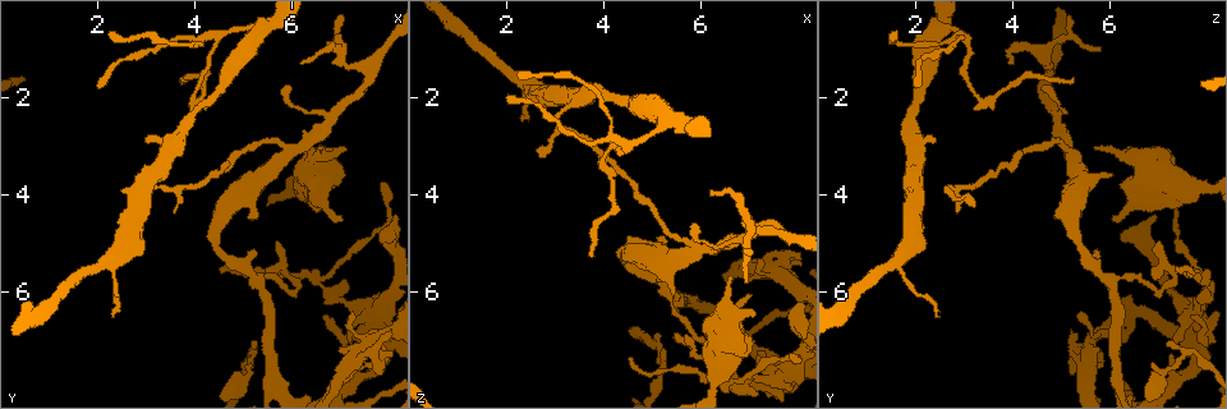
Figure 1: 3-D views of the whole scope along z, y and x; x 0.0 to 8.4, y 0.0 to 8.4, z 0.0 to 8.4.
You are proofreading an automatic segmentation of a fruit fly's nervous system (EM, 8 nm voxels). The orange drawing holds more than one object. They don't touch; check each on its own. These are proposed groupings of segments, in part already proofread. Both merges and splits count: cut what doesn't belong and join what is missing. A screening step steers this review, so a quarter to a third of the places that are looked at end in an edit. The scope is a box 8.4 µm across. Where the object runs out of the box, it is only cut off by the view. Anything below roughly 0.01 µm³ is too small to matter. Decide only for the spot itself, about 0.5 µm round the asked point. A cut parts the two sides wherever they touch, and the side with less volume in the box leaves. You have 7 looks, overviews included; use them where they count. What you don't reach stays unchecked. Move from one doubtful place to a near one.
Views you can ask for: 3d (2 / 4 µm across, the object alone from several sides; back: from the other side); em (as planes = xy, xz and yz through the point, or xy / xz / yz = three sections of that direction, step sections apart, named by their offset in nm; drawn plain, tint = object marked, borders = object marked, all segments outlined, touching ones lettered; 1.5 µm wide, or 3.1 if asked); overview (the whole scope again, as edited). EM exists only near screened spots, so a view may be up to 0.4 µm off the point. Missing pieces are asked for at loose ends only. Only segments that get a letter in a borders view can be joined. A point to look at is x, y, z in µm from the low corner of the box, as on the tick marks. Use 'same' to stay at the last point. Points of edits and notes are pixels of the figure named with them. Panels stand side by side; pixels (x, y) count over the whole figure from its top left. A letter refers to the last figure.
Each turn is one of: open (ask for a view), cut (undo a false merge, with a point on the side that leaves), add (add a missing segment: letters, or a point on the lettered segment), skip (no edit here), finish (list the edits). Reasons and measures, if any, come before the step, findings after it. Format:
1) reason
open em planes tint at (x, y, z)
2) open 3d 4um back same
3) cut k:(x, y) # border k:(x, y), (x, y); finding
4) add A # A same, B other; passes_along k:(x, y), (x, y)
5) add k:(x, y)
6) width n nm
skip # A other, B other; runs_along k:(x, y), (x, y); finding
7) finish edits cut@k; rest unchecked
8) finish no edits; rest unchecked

a fork
open em xy step 8 borders at (5.25, 5.80, 6.00)

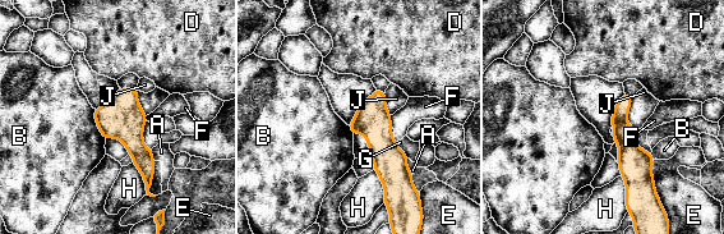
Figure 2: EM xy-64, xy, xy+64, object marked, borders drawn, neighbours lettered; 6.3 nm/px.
cut it another way
open em planes borders same

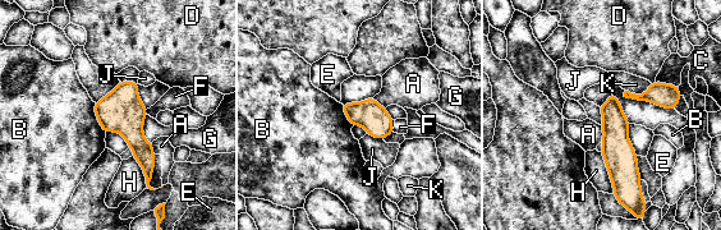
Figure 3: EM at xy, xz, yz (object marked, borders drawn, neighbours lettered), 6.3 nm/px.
longest_contact J 340 nm
skip # A other, B other, C other, D other, E other, F other, G other, H other, J other, K other; border 3:(93, 102), (93, 114), (105, 133); one neuron here

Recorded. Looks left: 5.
three-way junction
open em planes plain at (6.55, 5.75, 7.90)

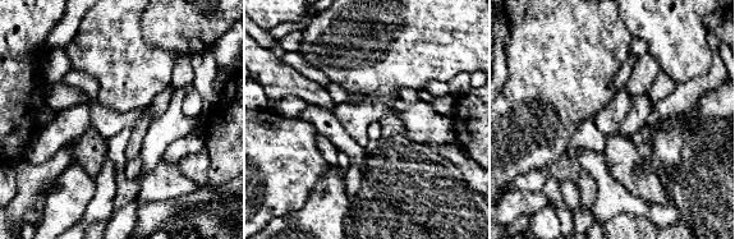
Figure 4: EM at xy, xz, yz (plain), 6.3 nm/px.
open em planes tint same

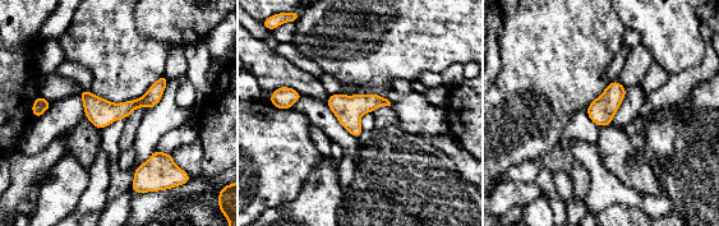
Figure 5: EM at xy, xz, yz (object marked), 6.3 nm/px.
open em planes borders same

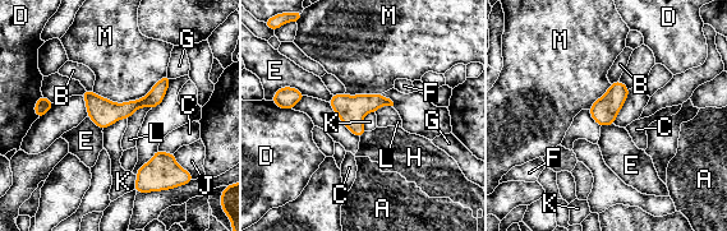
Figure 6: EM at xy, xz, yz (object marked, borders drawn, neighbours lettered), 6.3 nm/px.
width 160 nm
skip # A other, B other, C other, D other, E other, F other, G other, H other, J other, K other, L other, M other; runs_along 6:(166, 79), (145, 102), (90, 111); continuous, no second neuron

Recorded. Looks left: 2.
open em planes borders at (6.20, 3.90, 7.90)

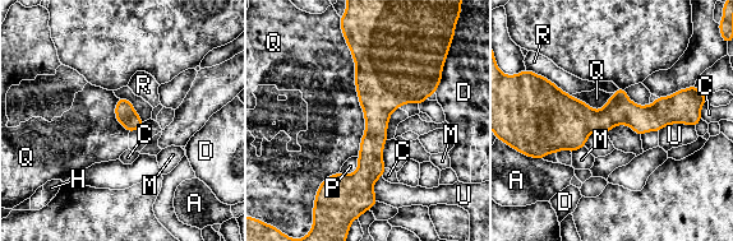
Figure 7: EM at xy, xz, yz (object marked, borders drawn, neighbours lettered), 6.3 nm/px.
width 130 nm
skip # A other, C other, D other, H other, M other, P other, Q other, R other, U other; runs_along 7:(533, 115), (682, 116), (686, 120); continuous, no second neuron

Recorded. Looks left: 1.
finish no edits; rest unchecked

